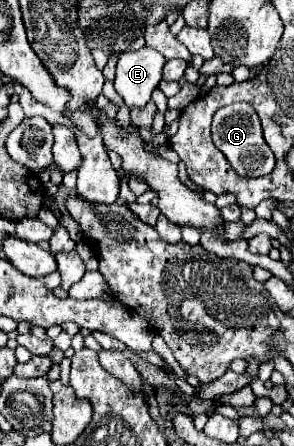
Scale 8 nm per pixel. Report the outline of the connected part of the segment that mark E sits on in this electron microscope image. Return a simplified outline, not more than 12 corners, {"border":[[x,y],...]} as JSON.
{"border":[[121,53],[115,91],[129,107],[147,105],[161,81],[163,55]]}

